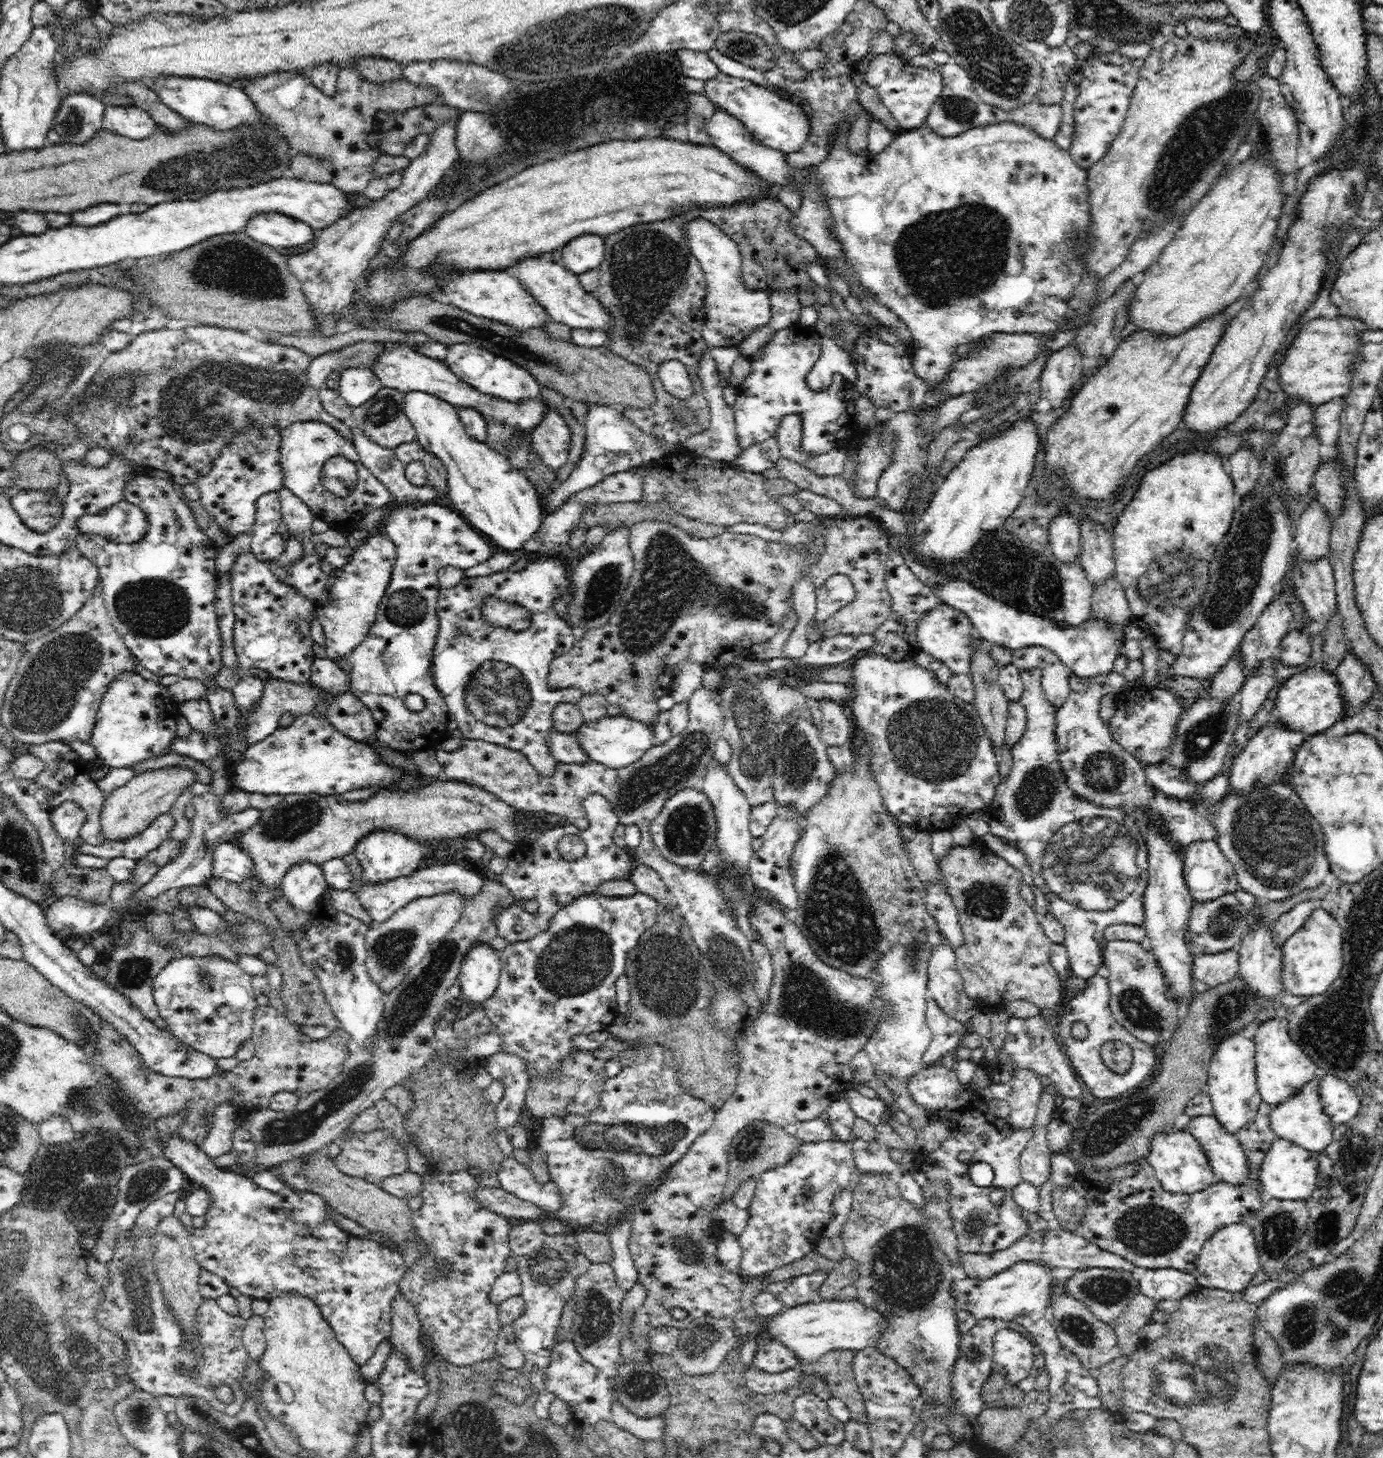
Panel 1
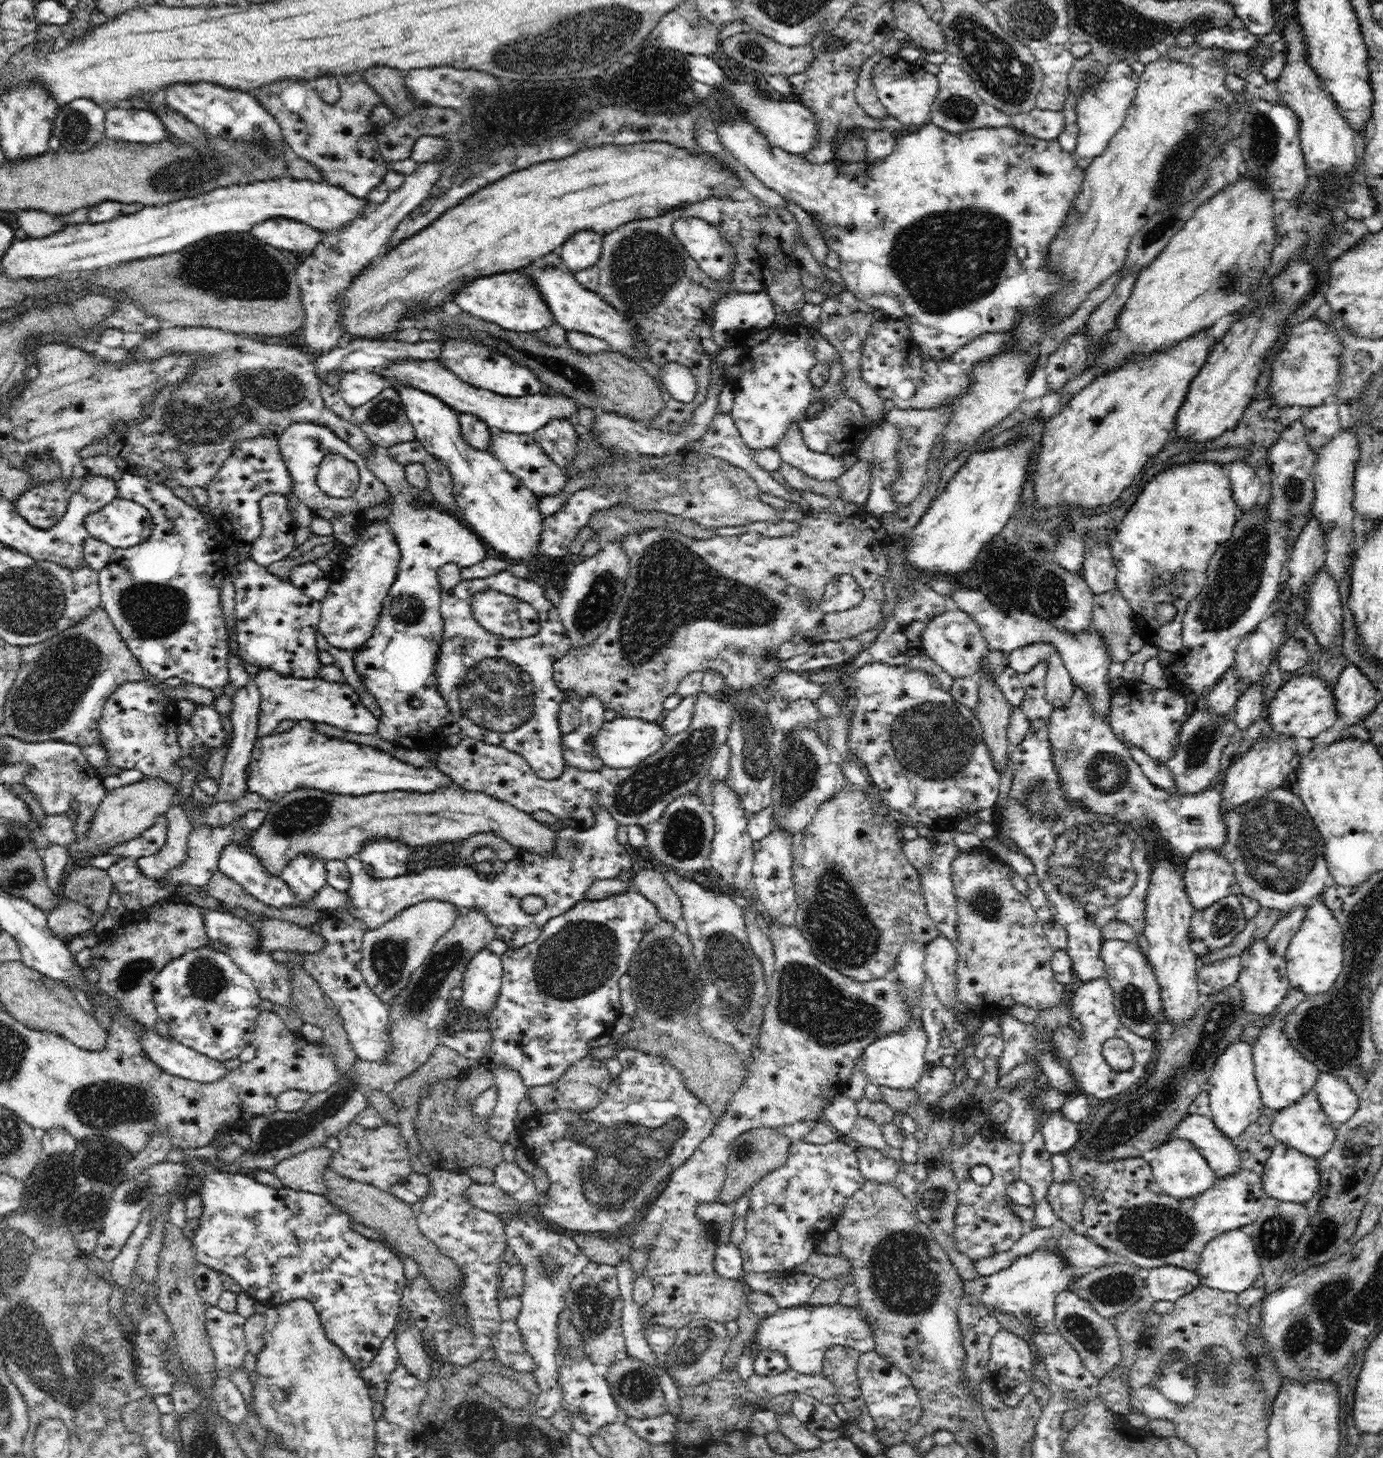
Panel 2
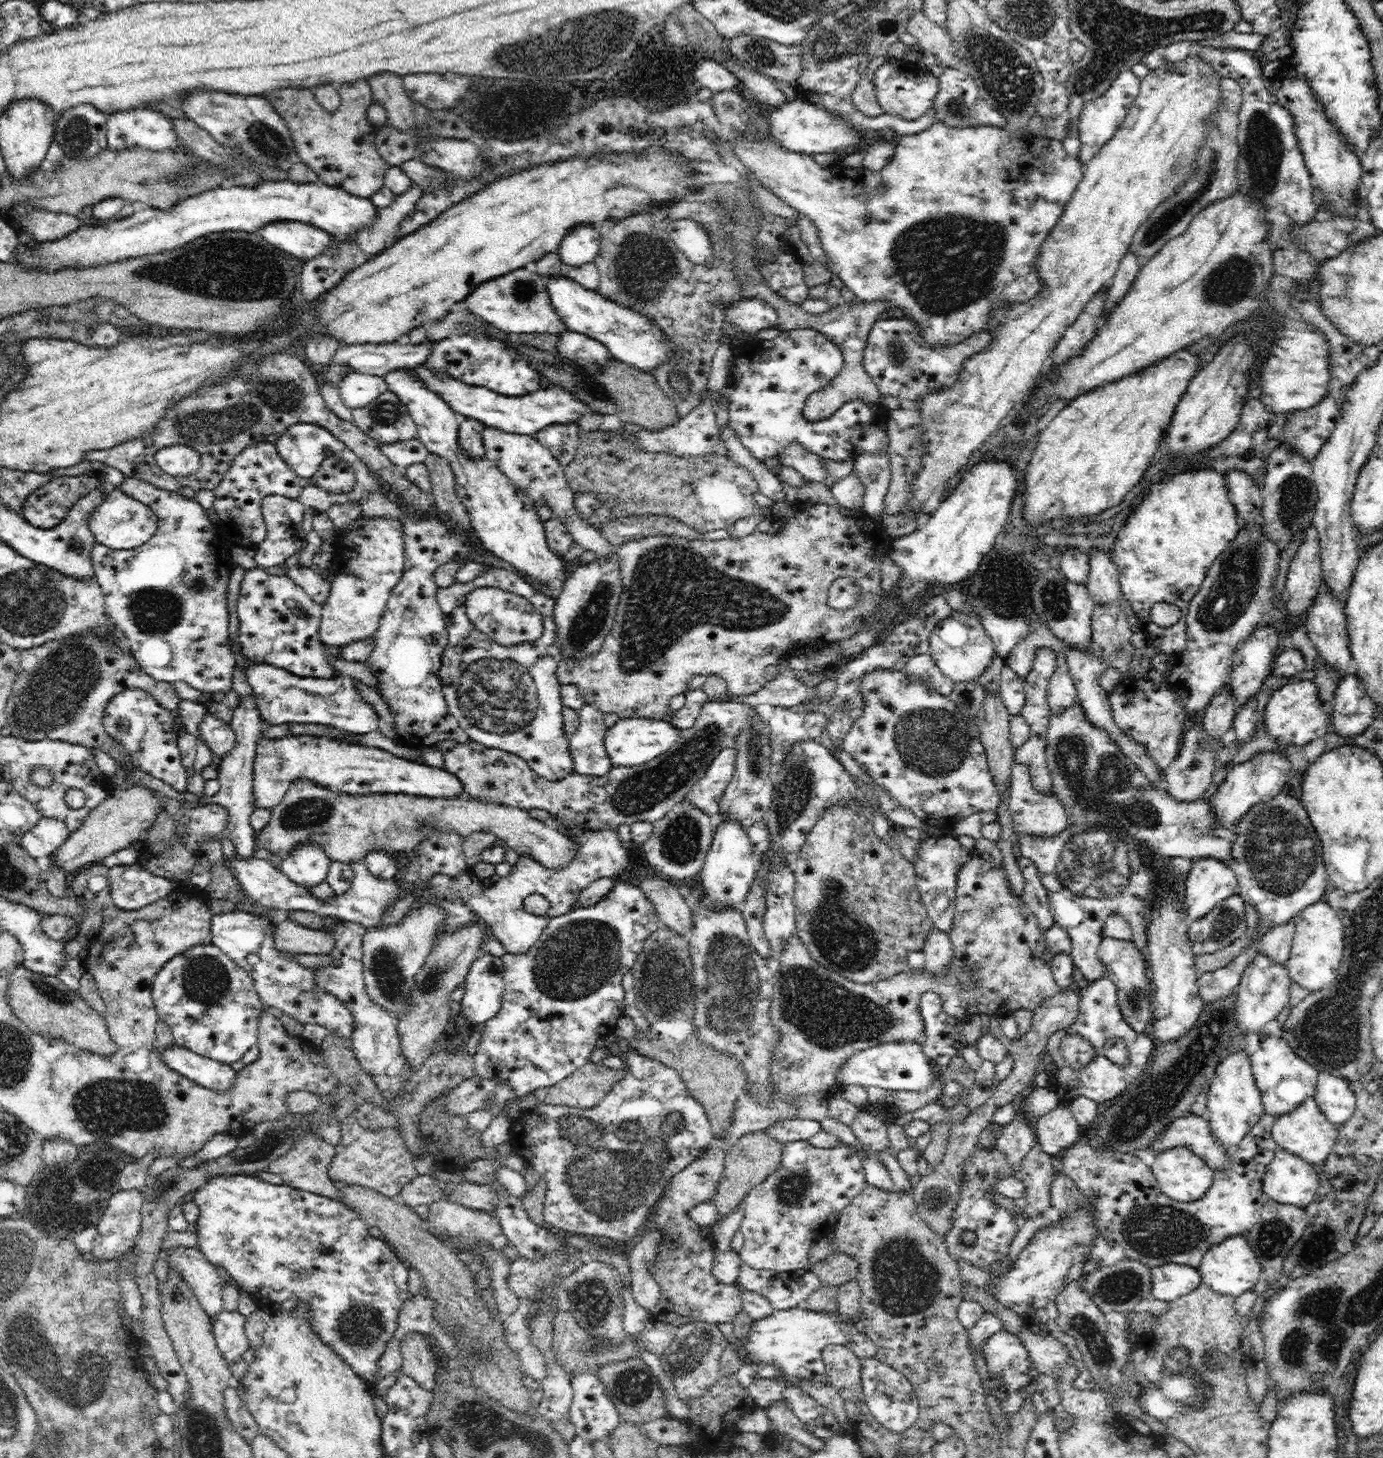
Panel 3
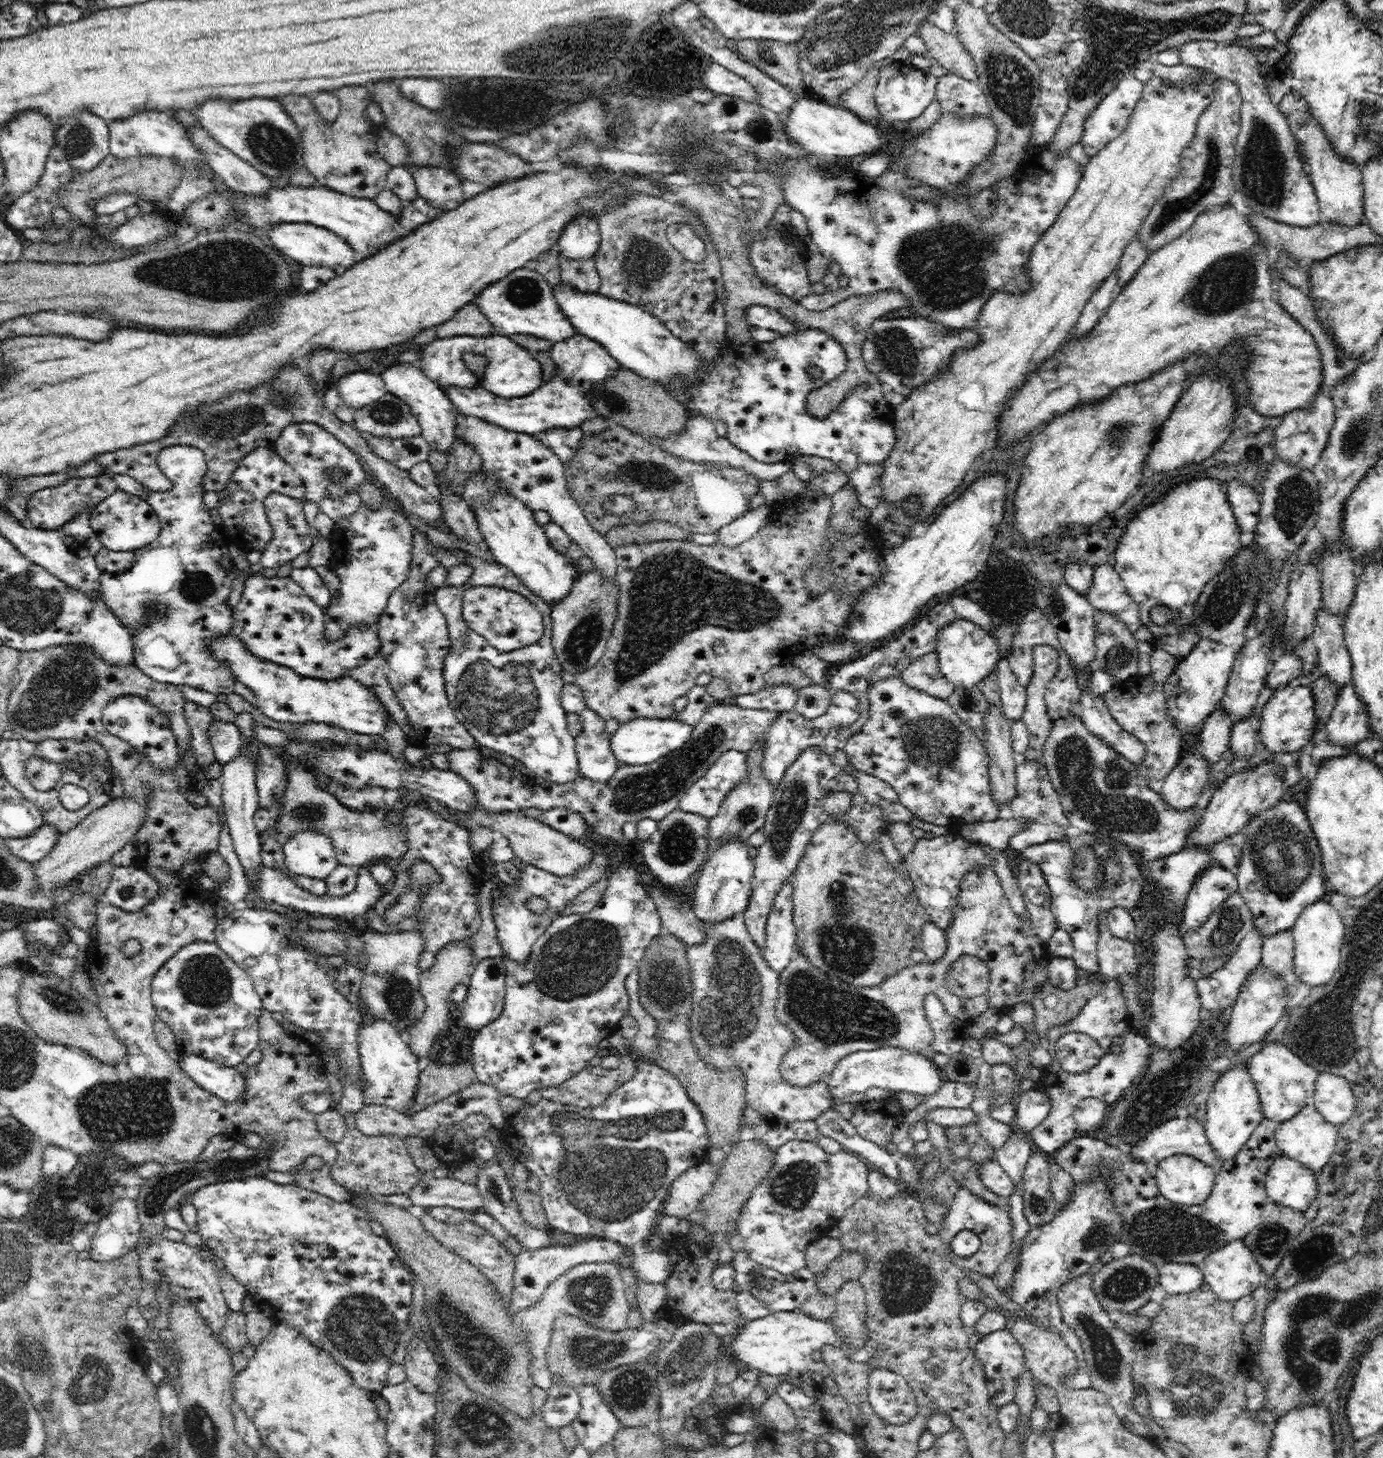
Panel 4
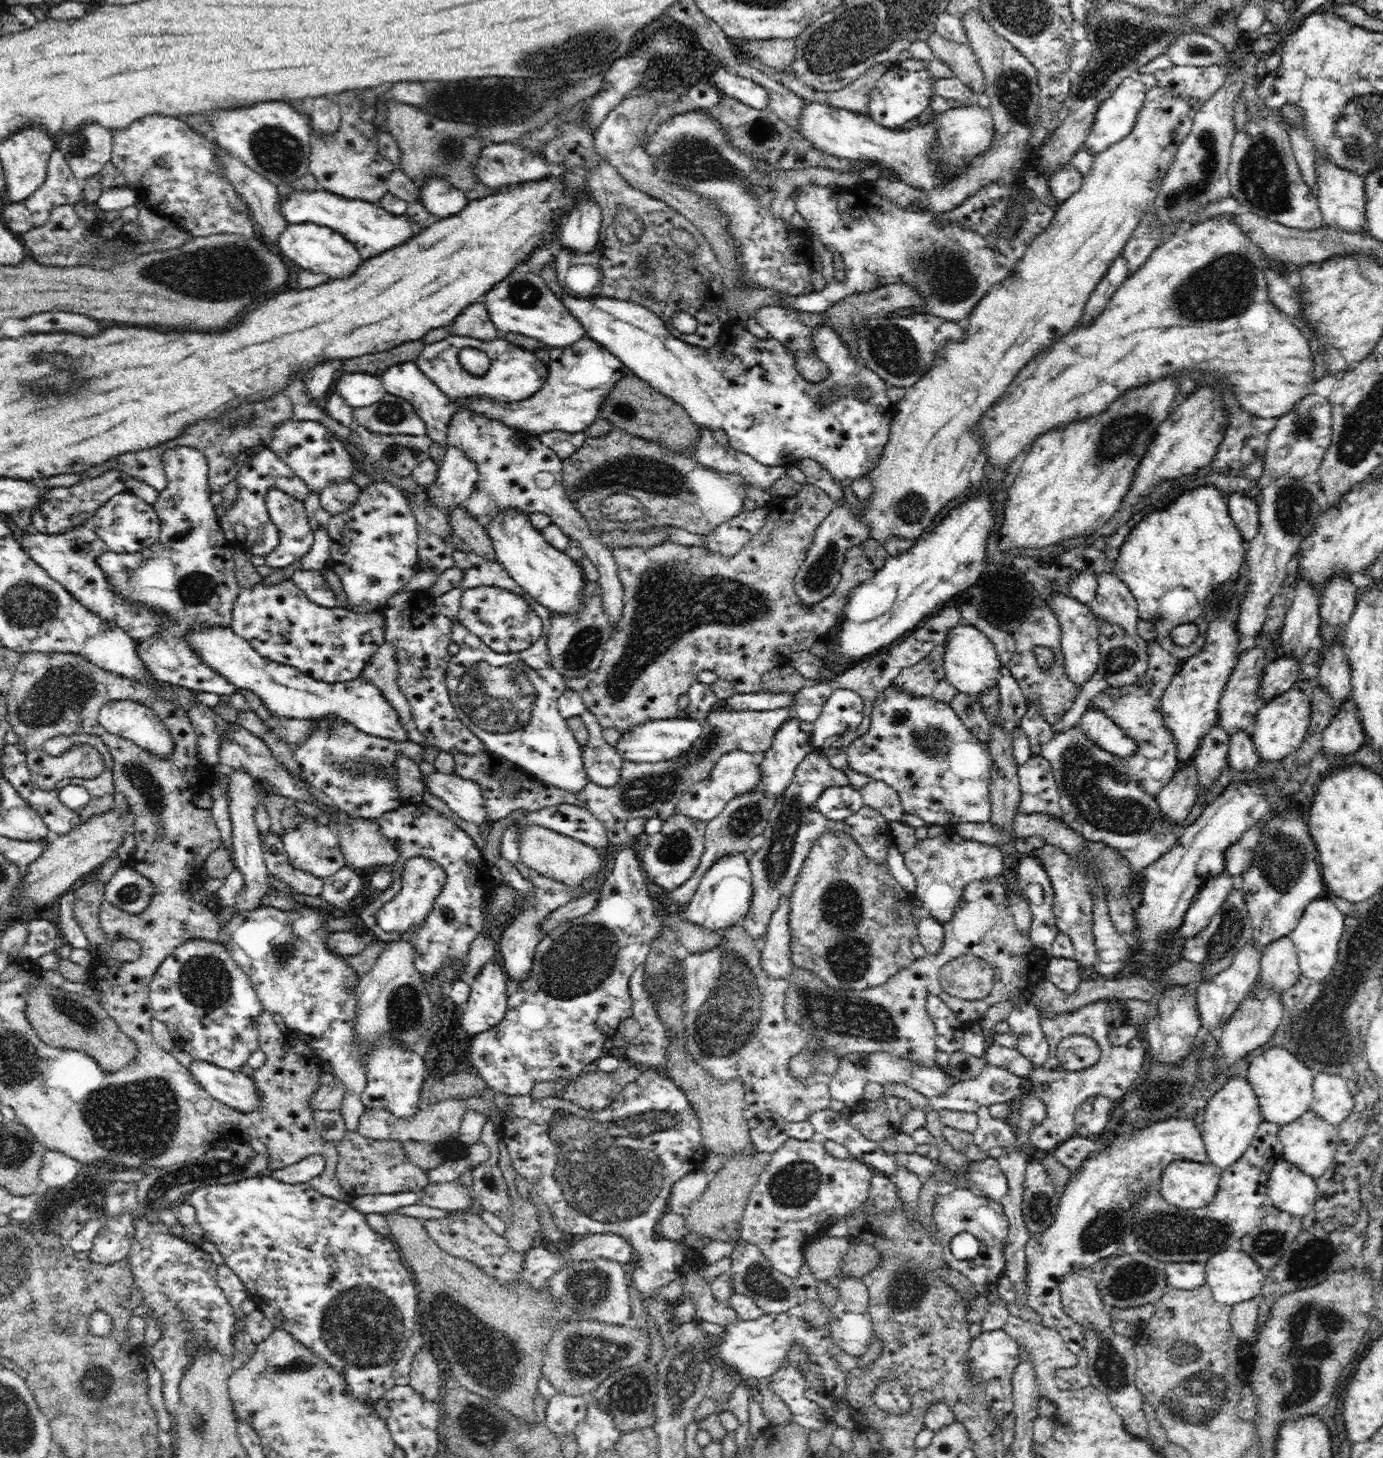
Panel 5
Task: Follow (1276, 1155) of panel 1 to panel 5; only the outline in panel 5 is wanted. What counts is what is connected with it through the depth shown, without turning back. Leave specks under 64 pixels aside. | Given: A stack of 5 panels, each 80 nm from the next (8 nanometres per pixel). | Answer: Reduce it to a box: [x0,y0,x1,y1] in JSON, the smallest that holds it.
[1267,1158,1317,1216]

